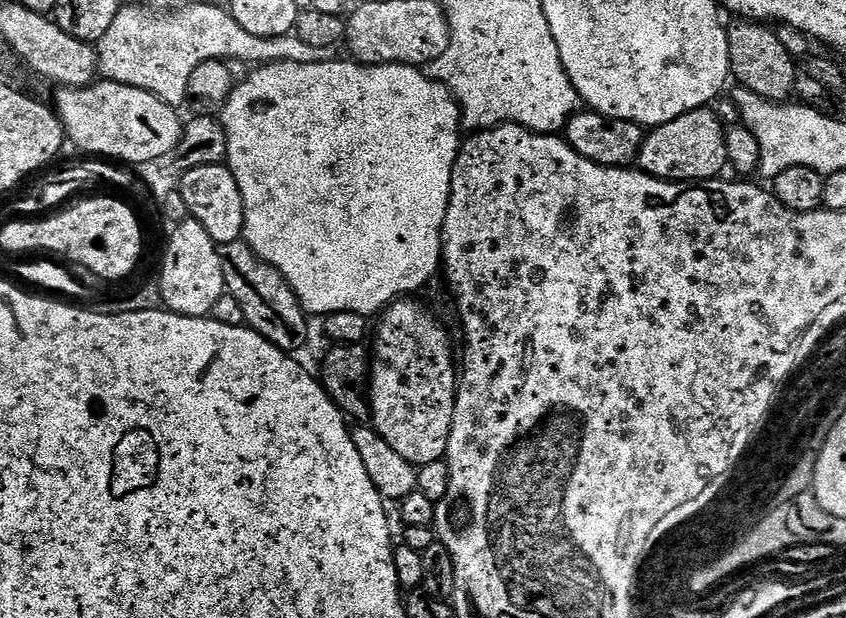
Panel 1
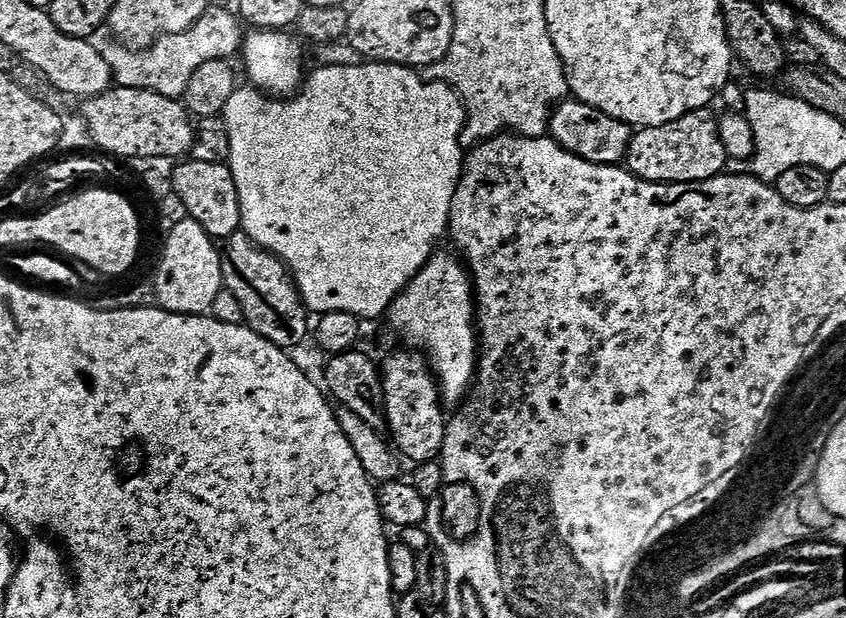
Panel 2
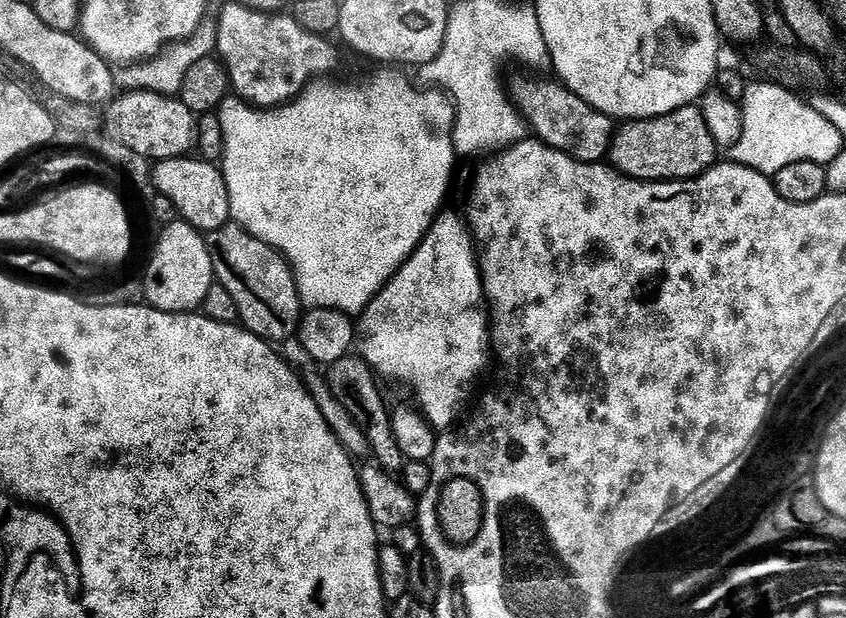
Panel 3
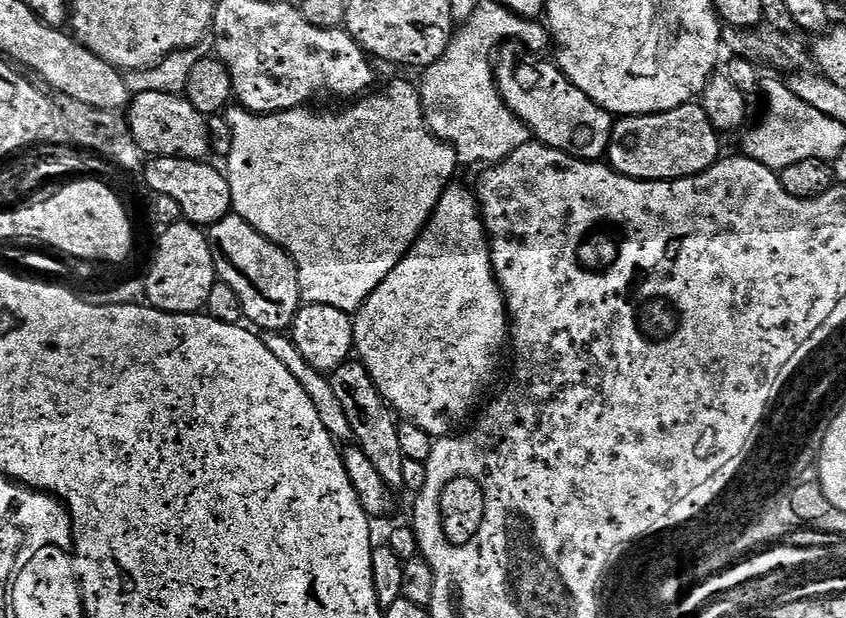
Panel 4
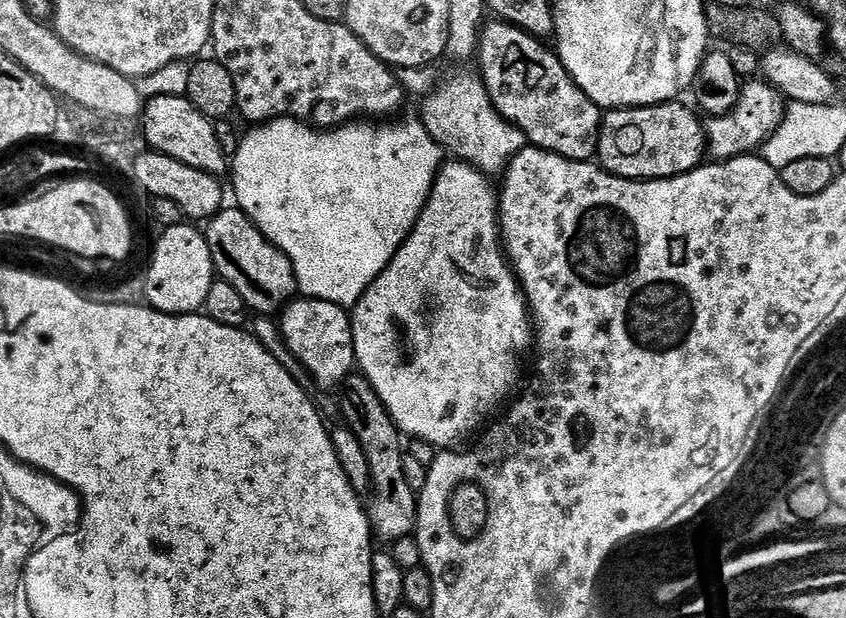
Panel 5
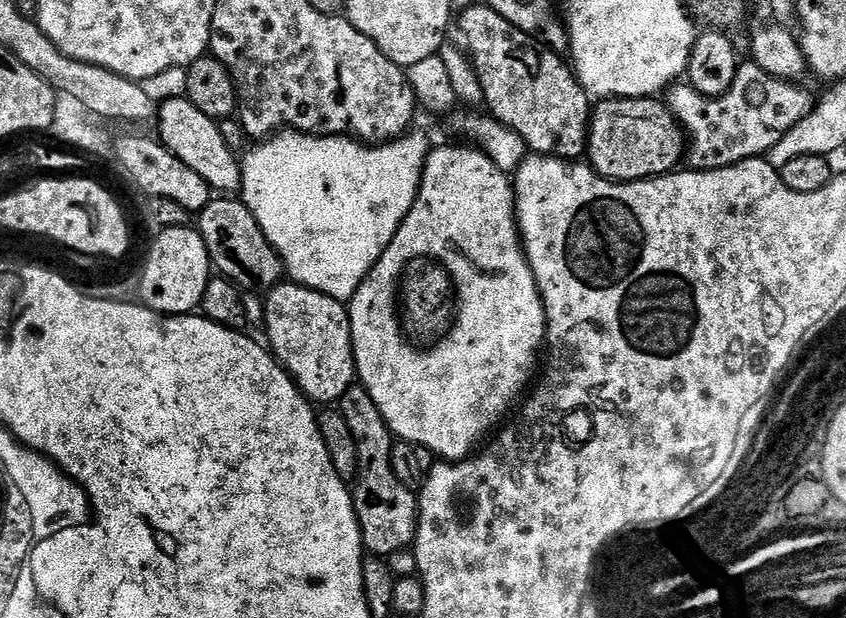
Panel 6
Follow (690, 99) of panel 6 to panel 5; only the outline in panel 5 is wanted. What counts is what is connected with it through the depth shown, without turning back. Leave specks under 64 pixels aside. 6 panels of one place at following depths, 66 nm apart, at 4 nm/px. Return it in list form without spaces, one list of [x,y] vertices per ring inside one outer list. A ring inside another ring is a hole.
[[[763,79],[752,80],[743,85],[740,97],[734,106],[724,116],[714,116],[707,121],[706,131],[708,134],[707,155],[713,161],[723,162],[733,160],[739,156],[746,156],[763,149],[764,144],[778,130],[778,126],[784,117],[786,100],[771,84]]]

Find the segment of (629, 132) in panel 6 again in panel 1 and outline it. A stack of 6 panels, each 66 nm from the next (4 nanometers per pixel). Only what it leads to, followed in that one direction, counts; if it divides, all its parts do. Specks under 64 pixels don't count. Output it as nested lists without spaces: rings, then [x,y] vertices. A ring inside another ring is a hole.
[[[705,106],[682,114],[665,124],[657,124],[644,137],[644,145],[640,148],[638,168],[641,172],[647,172],[649,176],[657,176],[660,180],[673,182],[699,182],[701,180],[715,180],[721,175],[723,168],[729,167],[726,154],[726,124],[712,113],[711,107]]]

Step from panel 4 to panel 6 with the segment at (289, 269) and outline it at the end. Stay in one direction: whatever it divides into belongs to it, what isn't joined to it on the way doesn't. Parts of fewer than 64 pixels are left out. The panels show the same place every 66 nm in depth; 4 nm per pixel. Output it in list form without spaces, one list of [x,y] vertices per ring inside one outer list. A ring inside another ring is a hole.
[[[214,198],[198,213],[198,231],[201,238],[206,242],[208,257],[212,259],[213,269],[221,277],[233,282],[239,289],[245,292],[267,294],[285,279],[284,260],[274,250],[274,246],[262,234],[262,226],[250,214],[250,210],[240,198]]]

